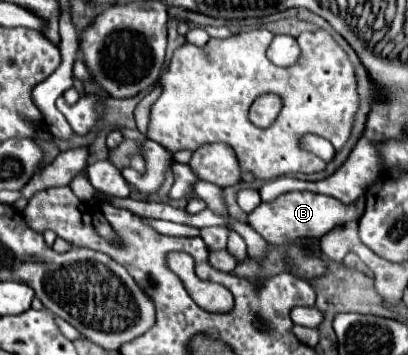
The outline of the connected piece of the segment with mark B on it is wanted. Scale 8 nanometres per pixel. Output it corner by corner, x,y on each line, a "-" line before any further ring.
291,191
275,201
261,203
249,213
249,225
269,243
273,245
285,245
291,239
297,237
323,237
329,229
335,225
341,225
345,221
357,221
359,211
355,203
341,203
335,197
329,195
317,195
317,193
307,193
307,191

